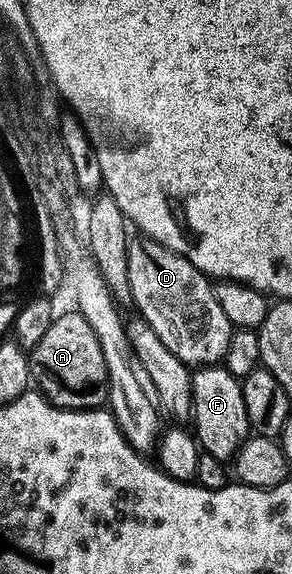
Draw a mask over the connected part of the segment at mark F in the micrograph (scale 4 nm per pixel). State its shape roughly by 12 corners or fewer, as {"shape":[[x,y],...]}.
{"shape":[[220,364],[191,376],[200,448],[232,458],[251,433],[240,380]]}

